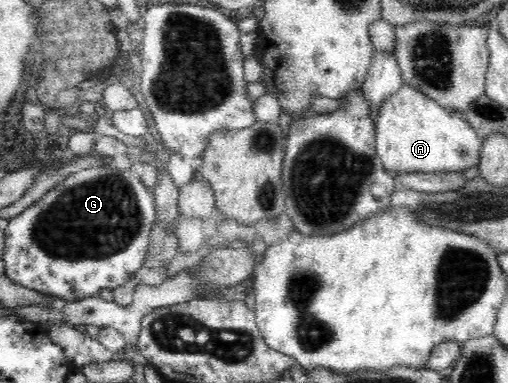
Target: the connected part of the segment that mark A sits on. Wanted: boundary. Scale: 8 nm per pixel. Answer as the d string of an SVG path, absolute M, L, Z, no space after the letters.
M403 84L384 99L375 123L378 156L392 178L401 173L463 172L479 164L483 142L456 113L446 110L420 90Z

